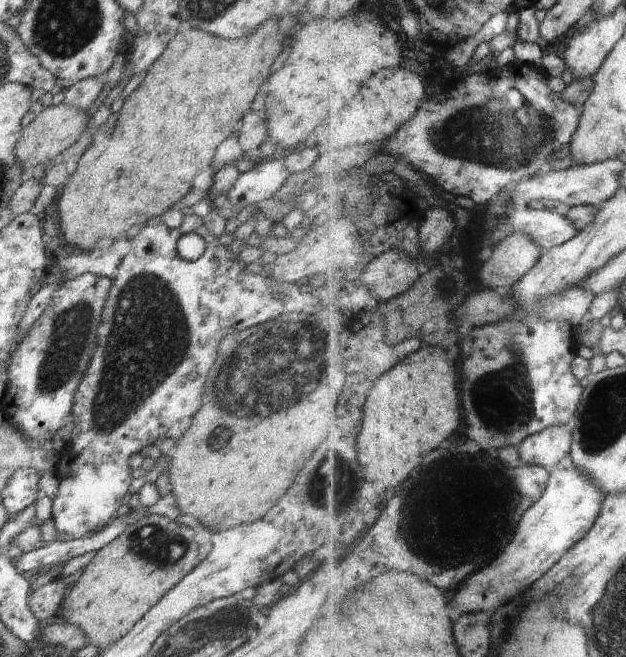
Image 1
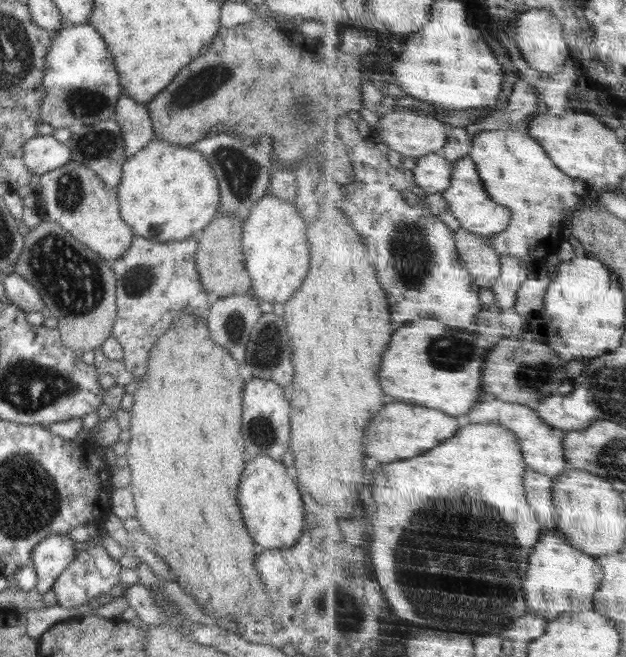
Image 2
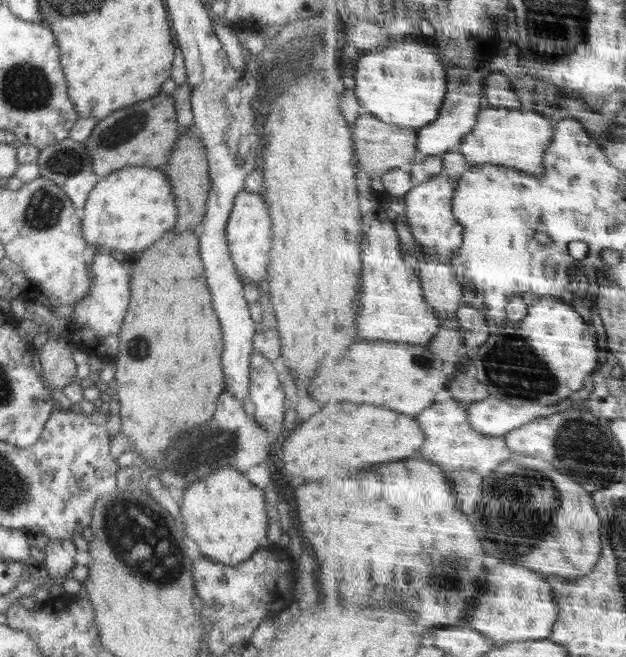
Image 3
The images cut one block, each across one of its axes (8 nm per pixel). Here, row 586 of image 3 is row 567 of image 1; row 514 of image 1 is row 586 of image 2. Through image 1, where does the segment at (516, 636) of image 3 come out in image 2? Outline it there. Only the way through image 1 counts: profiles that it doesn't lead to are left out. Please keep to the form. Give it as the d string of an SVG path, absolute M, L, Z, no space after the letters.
M547 531L538 546L535 546L534 554L530 559L530 568L527 581L524 582L524 593L526 594L526 604L528 610L524 616L528 614L541 614L550 621L560 618L563 613L568 612L588 612L595 611L595 594L598 592L600 585L603 584L605 572L603 566L597 561L597 557L588 554L579 548L576 548L562 531Z

